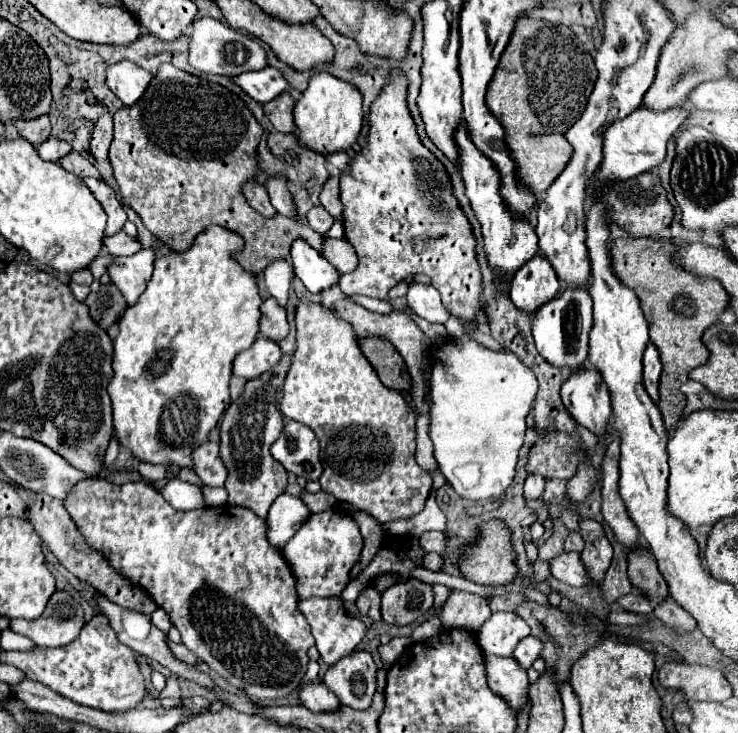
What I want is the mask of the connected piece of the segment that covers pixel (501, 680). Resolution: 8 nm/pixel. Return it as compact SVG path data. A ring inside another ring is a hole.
M486 656L486 676L488 686L494 694L498 694L502 700L506 700L508 706L512 706L514 712L522 712L528 706L528 676L526 670L516 664L512 658L498 658L498 656Z

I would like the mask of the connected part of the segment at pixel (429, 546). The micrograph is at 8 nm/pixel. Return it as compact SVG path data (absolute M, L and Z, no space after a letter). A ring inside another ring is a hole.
M424 532L420 536L420 546L424 552L436 552L446 556L446 540L442 532Z

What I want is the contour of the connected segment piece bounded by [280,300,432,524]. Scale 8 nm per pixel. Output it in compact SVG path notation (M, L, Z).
M304 300L296 306L296 352L286 374L280 412L310 426L318 436L324 466L318 482L324 492L336 496L340 502L354 504L380 524L392 520L392 506L406 506L404 502L408 502L408 506L424 506L432 488L432 476L414 460L416 414L402 392L390 390L380 382L376 370L358 348L352 324L338 318L332 308Z

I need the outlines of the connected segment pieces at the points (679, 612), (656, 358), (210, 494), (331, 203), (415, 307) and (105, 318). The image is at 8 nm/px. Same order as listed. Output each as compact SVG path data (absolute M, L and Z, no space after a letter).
M672 596L660 600L656 604L656 608L654 608L654 614L666 626L670 626L670 628L674 628L678 632L692 632L696 628L696 620Z
M648 342L648 348L644 350L644 358L642 358L642 374L644 374L644 388L654 402L658 402L660 372L662 372L660 354L658 354L656 346L652 346L652 342Z
M200 486L200 490L204 492L204 500L208 506L220 506L226 504L228 496L226 496L226 488L210 488L210 486Z
M332 176L326 180L322 194L320 194L322 206L338 220L342 216L342 202L340 202L340 188L338 188L338 178Z
M412 282L406 298L408 298L410 310L428 322L446 324L446 320L450 318L450 312L444 308L440 294L434 286L424 286L424 284Z
M102 284L96 294L90 294L86 300L92 318L102 326L108 328L116 322L116 318L126 310L126 300L116 284Z

